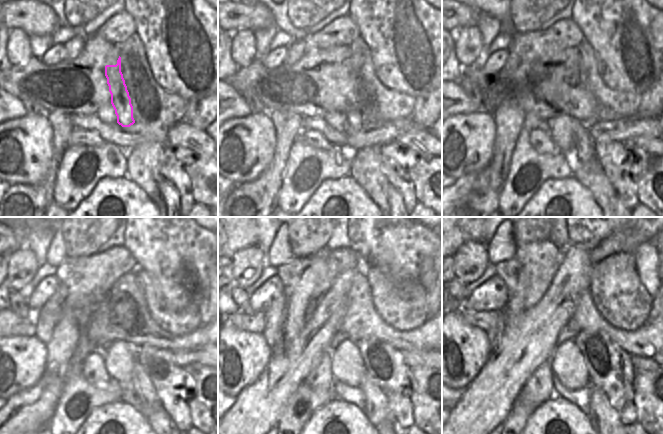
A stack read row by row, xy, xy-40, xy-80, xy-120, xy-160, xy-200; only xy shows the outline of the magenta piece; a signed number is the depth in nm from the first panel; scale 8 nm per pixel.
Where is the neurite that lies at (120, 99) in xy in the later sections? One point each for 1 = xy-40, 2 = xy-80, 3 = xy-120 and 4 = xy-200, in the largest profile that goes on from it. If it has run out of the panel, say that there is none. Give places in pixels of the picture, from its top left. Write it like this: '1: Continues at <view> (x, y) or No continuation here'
1: Continues at xy-40 (353, 124)
2: Continues at xy-80 (583, 142)
3: Continues at xy-120 (141, 385)
4: Continues at xy-200 (604, 419).

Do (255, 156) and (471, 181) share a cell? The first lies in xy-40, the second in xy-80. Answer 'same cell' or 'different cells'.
different cells

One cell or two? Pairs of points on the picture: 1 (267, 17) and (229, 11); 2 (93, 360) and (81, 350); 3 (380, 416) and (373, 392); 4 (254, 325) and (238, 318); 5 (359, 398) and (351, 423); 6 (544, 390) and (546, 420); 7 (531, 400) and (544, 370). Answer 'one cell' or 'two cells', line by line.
1: one cell
2: two cells
3: one cell
4: one cell
5: two cells
6: two cells
7: one cell

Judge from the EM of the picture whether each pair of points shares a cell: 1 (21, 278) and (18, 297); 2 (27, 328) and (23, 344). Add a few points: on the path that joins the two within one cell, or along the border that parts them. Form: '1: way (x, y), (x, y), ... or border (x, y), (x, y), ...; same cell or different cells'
1: border (11, 288), (20, 291); different cells
2: border (34, 334), (31, 336), (10, 337); different cells

